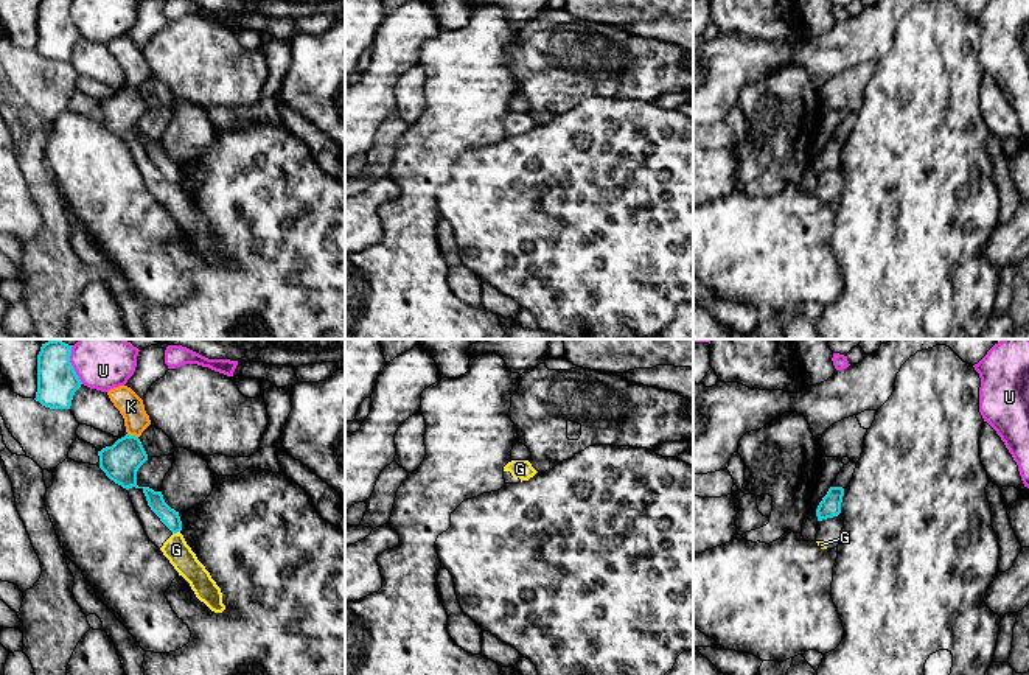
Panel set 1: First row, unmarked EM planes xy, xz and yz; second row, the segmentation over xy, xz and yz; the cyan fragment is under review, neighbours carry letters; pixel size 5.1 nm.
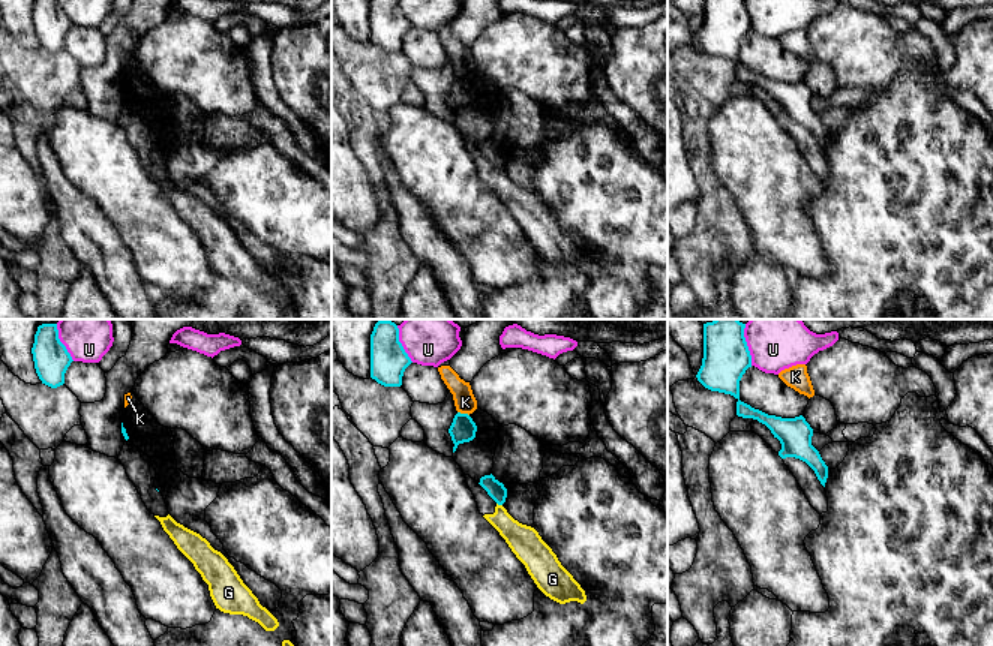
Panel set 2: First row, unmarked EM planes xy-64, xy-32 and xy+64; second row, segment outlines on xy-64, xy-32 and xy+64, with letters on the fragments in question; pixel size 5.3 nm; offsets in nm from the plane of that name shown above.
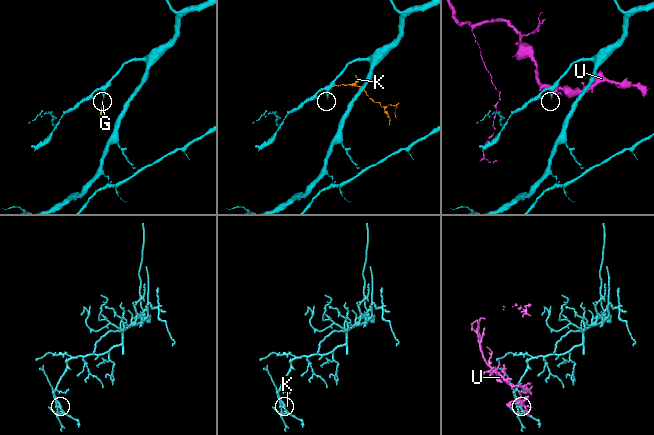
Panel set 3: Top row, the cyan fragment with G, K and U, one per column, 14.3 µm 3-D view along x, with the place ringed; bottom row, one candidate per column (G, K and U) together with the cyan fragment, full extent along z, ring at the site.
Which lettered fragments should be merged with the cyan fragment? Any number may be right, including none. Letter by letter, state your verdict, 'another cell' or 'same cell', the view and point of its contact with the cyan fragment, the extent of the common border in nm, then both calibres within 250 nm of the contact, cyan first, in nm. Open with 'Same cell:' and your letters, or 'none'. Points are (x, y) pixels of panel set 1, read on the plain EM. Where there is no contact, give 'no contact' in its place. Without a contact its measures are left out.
Same cell: none
G: another cell; meets cyan in xy at (176, 184); contact 40 nm long; 90 nm thick on the cyan side, 130 nm on the other
K: another cell; meets cyan in xy at (132, 87); contact 60 nm long; 200 nm thick on the cyan side, 130 nm on the other
U: another cell; meets cyan in xy at (72, 17); contact 200 nm long; 200 nm thick on the cyan side, 220 nm on the other

